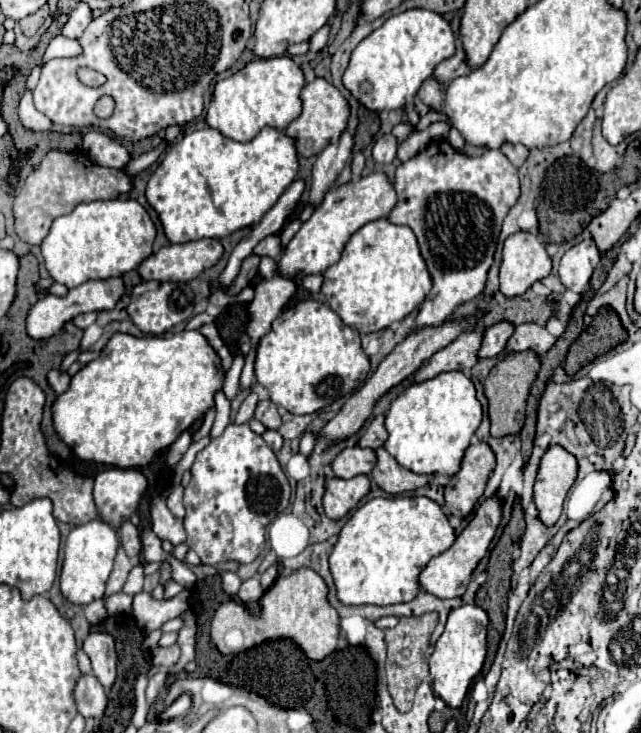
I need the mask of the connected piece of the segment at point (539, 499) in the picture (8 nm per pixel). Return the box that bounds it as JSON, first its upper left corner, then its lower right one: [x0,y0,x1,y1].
[534,446,578,526]

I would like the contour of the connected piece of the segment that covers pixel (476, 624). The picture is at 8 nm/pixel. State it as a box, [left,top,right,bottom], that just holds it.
[428,604,488,708]

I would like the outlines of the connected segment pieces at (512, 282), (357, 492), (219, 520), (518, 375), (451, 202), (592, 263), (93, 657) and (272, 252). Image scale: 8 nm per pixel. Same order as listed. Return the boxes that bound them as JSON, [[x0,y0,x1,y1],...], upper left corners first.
[[500,232,552,296],[324,474,370,520],[184,424,290,564],[484,352,540,438],[388,140,520,328],[558,240,600,294],[84,632,118,690],[254,236,280,260]]

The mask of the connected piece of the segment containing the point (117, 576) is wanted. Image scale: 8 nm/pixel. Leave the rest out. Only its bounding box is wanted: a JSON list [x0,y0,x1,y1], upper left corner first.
[104,548,132,598]

